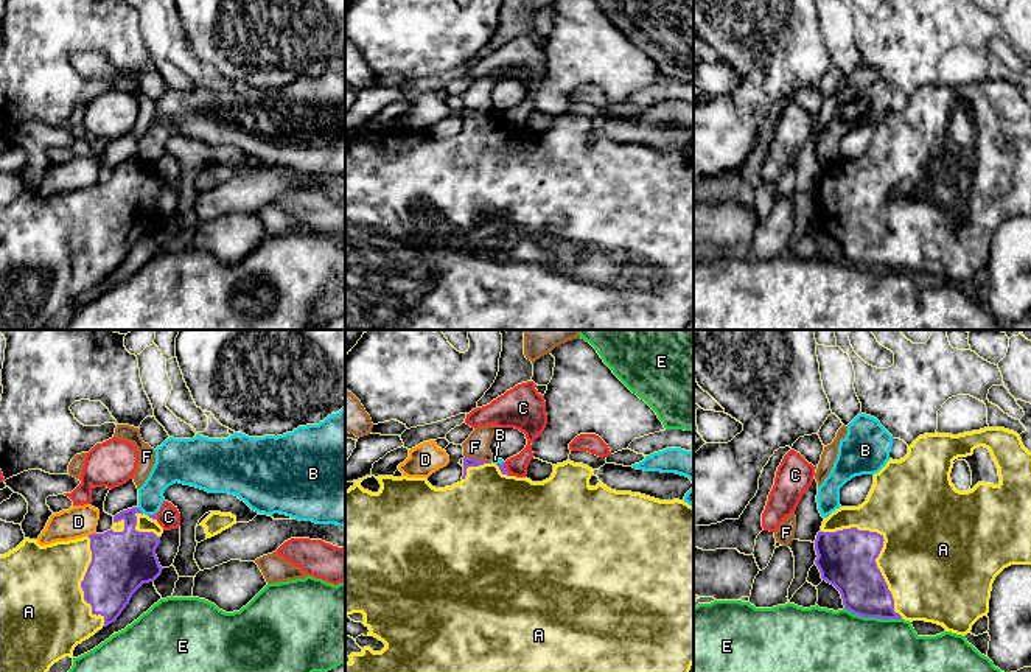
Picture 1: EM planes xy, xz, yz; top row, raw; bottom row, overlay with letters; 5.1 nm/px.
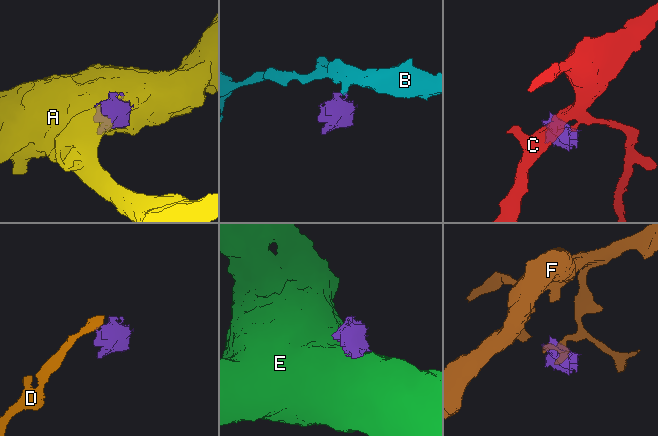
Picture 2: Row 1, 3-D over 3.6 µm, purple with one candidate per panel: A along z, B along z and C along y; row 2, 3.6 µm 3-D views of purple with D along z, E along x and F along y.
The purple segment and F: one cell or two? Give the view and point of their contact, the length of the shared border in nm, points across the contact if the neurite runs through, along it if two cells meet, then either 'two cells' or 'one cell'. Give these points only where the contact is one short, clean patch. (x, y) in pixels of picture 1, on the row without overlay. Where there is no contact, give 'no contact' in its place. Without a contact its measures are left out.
meets purple in xz at (476, 111); contact 140 nm long; border along xz (465, 108), (490, 114); two cells

